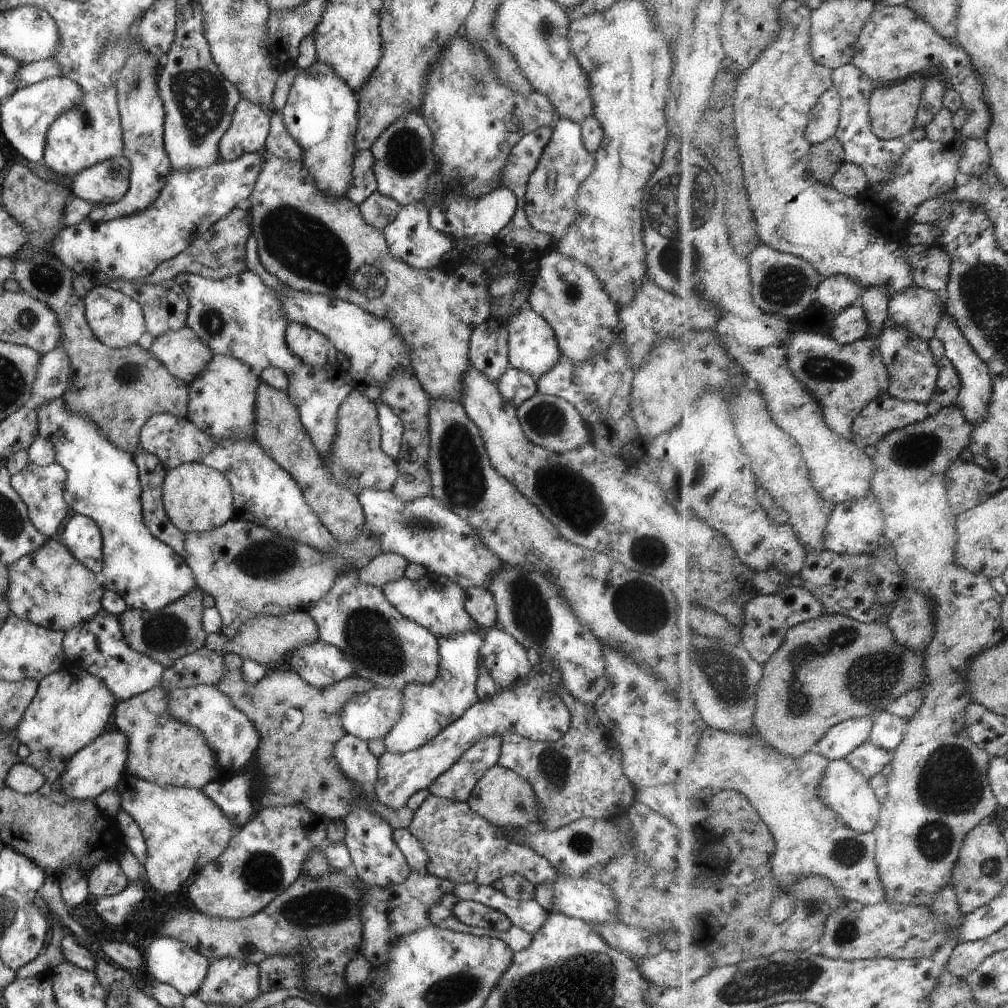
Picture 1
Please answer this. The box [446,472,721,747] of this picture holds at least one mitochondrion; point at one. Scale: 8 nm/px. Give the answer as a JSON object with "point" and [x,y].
{"point":[638,605]}

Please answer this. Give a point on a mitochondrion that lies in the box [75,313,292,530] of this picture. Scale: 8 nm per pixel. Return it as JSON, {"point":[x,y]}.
{"point":[130,373]}

